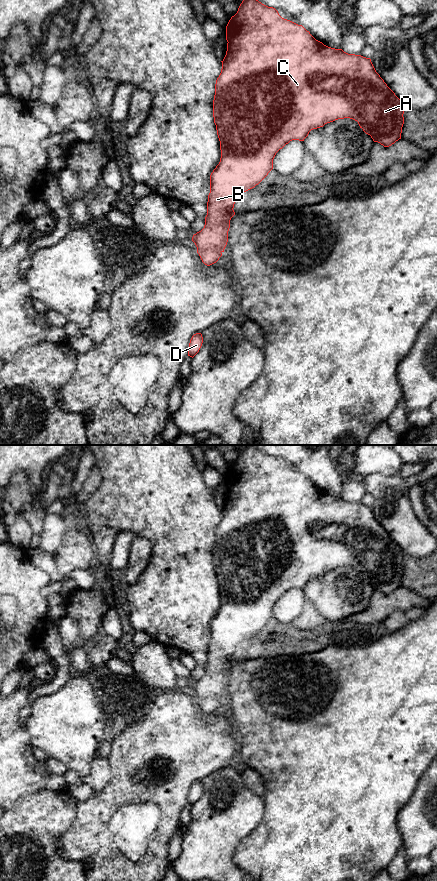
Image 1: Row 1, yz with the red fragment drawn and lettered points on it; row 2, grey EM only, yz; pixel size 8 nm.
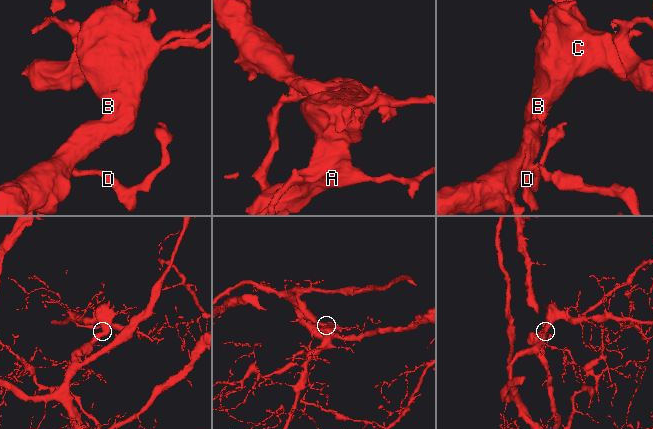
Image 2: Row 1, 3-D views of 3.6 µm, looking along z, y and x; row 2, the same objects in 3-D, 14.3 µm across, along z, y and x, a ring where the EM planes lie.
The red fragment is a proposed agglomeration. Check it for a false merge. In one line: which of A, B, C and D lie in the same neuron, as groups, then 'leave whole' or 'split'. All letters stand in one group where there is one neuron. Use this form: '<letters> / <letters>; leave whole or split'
A B C D; leave whole

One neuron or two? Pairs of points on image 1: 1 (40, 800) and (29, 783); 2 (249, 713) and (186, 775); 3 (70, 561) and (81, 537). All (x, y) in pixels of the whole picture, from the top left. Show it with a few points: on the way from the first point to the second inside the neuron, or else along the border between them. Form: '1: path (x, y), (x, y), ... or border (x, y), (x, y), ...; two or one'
1: border (45, 787), (35, 792), (20, 795), (14, 804); two
2: border (237, 738), (238, 746); two
3: path (72, 555), (76, 551), (78, 543); one

